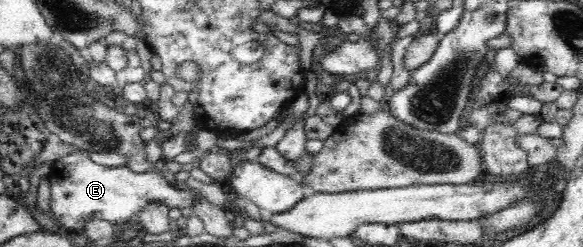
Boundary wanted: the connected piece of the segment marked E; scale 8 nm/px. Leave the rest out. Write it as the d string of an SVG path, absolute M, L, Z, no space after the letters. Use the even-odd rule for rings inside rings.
M78 149L74 153L57 159L47 175L51 191L50 211L54 221L67 229L81 229L89 219L107 221L114 225L125 225L136 218L139 211L147 205L167 205L189 212L199 198L208 198L205 194L189 189L181 191L163 178L161 172L139 173L127 166L107 167L94 163L89 158L91 150Z

